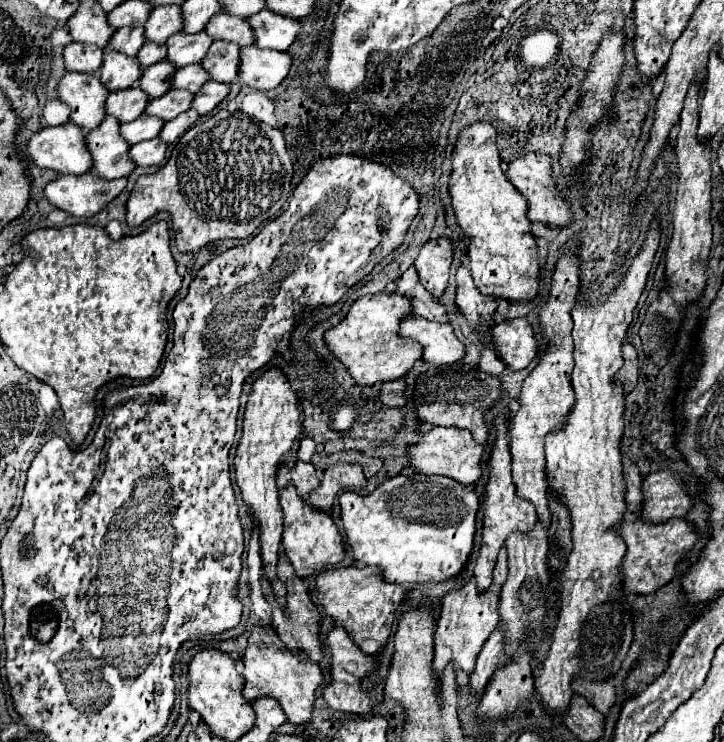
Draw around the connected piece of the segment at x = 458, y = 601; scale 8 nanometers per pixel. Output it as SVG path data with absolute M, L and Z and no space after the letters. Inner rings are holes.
M506 548L500 550L498 556L498 564L494 568L494 580L492 586L486 592L478 592L476 590L476 580L472 580L470 584L466 584L462 590L454 590L444 598L442 604L442 614L440 620L436 624L436 632L434 632L434 642L436 642L436 654L434 654L434 676L440 678L446 664L452 664L454 670L464 672L466 676L470 676L474 672L476 666L476 656L480 654L484 642L488 640L488 636L496 630L500 616L498 616L498 600L500 600L500 590L506 582L506 574L508 574L508 566L506 566Z

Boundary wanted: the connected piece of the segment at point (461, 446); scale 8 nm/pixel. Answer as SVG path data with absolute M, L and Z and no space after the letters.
M430 428L422 432L422 438L418 444L410 446L410 466L416 472L422 474L444 474L450 476L466 486L472 486L480 480L482 476L482 468L480 468L480 460L482 454L486 450L486 444L478 444L472 434L468 430L460 430L460 428Z

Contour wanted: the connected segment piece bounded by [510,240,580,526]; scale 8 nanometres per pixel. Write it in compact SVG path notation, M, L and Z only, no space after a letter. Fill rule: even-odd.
M576 240L568 242L568 248L564 250L564 256L560 258L554 278L552 278L552 292L548 302L540 310L540 324L542 324L542 334L548 338L548 350L542 356L540 364L534 368L534 372L524 380L522 392L520 392L520 410L516 412L510 428L510 454L512 454L512 478L514 486L520 498L530 500L536 506L538 520L542 524L550 524L550 510L548 510L548 484L546 484L546 474L544 474L544 440L548 432L562 430L566 424L566 418L570 410L574 408L574 390L570 384L570 374L572 374L572 316L570 310L576 302L578 294L578 258L576 258Z

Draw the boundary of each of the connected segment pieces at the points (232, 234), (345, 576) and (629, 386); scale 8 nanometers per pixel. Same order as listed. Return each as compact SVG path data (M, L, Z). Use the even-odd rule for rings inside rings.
M220 110L206 118L206 122L196 124L184 136L178 138L178 142L172 146L172 154L164 168L138 178L126 202L126 224L140 226L150 216L158 212L168 212L172 216L178 252L186 254L204 248L212 240L250 238L260 226L264 226L284 210L290 194L292 162L288 158L282 132L270 128L260 120L246 118L238 112L230 114L228 110ZM244 212L250 212L252 226L244 226Z
M350 566L350 568L336 568L322 572L316 578L318 588L318 600L326 608L328 616L332 616L346 632L352 636L352 640L362 648L362 652L374 656L384 650L388 636L392 632L392 622L396 618L396 612L400 610L400 604L408 596L408 588L390 584L382 578L382 570L376 566Z
M628 342L622 346L622 356L624 356L624 364L618 370L618 374L614 376L614 380L618 380L624 388L624 392L628 394L634 390L634 384L638 382L638 356L636 356L634 346Z

